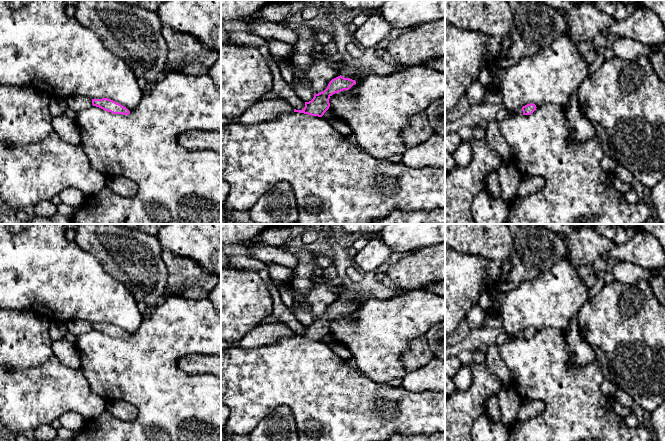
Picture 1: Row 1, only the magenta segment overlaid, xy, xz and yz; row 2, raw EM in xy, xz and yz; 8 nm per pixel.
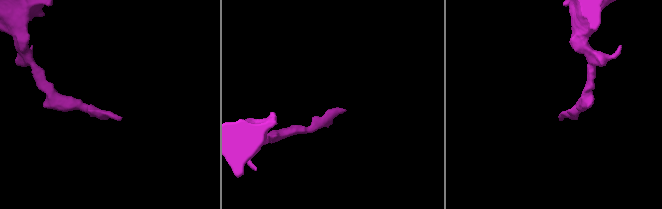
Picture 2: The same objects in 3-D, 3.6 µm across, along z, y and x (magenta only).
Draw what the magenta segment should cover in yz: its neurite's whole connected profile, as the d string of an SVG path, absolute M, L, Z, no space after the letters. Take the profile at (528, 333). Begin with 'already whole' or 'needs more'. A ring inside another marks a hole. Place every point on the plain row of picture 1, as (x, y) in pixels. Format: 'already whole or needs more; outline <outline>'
needs more; outline M527 328L523 330L522 332L519 332L515 334L513 337L518 338L518 339L530 339L536 334L536 329L535 328Z

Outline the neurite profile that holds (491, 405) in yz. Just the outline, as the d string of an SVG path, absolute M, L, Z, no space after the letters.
M490 396L484 402L484 407L488 418L495 422L501 422L501 411L498 404L497 396Z

